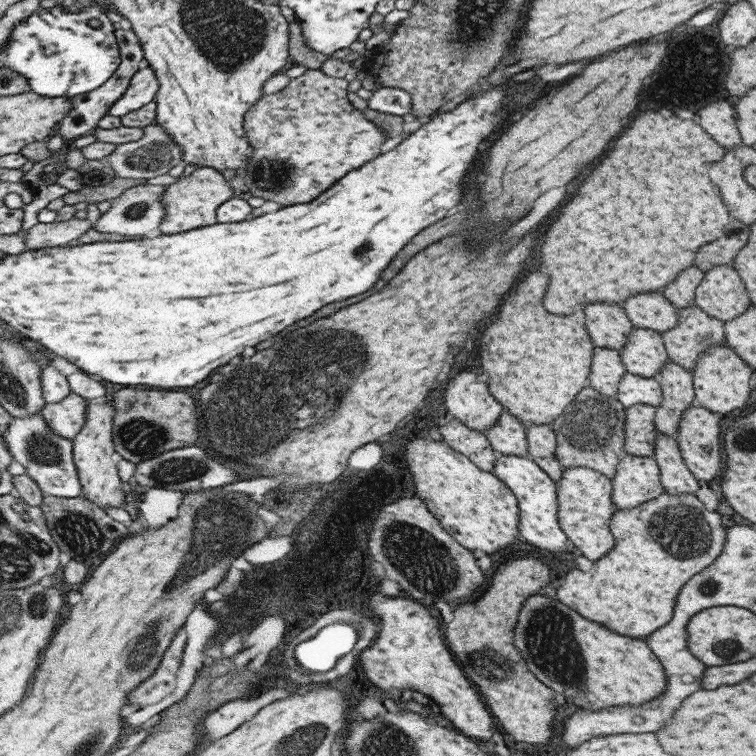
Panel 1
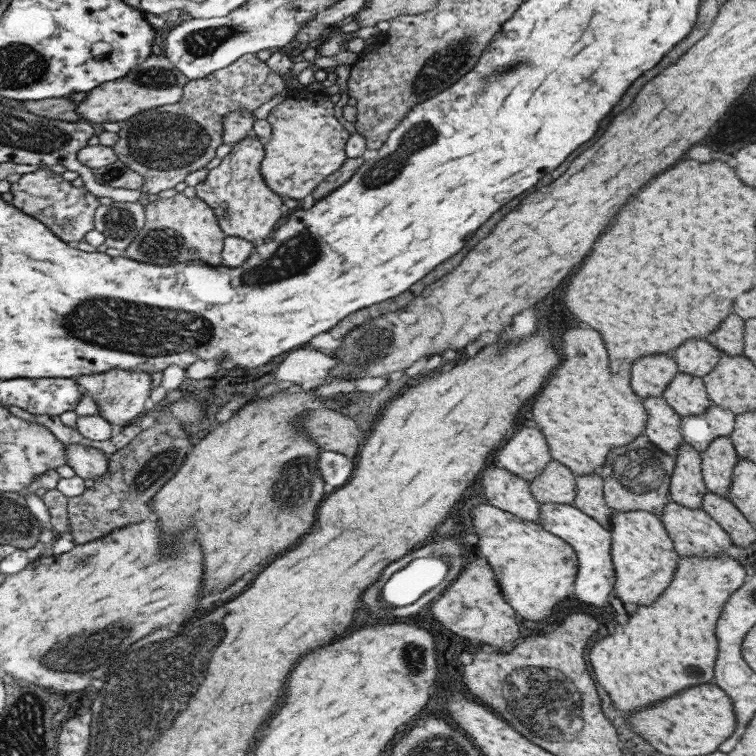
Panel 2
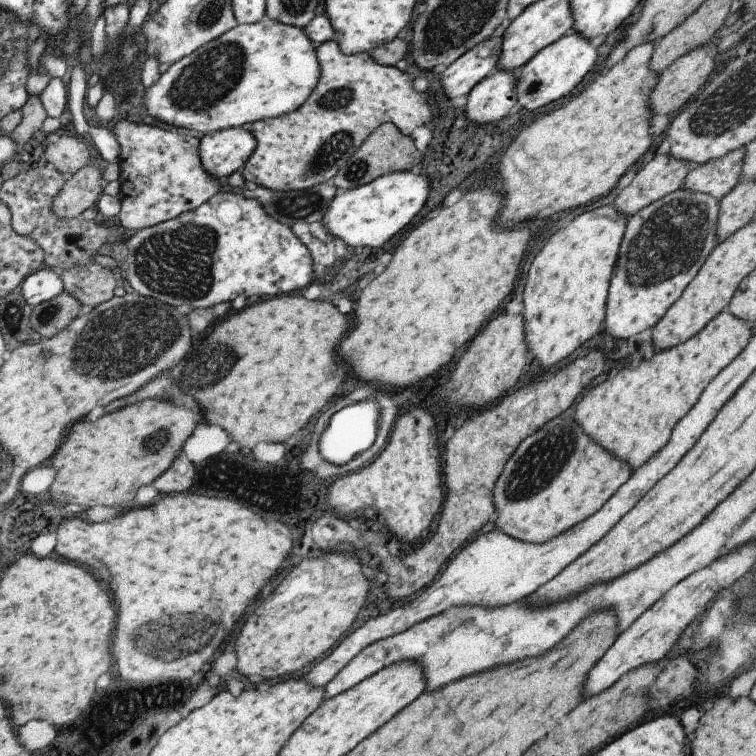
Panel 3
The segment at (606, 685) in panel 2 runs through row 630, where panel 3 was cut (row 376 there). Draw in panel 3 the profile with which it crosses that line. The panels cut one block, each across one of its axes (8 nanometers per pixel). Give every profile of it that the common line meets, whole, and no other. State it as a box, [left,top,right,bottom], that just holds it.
[573,310,751,468]

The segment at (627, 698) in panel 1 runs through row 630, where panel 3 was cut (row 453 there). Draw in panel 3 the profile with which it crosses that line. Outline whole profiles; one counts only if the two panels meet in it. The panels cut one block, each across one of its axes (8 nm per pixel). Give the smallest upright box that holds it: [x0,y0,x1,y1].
[492,416,630,542]

